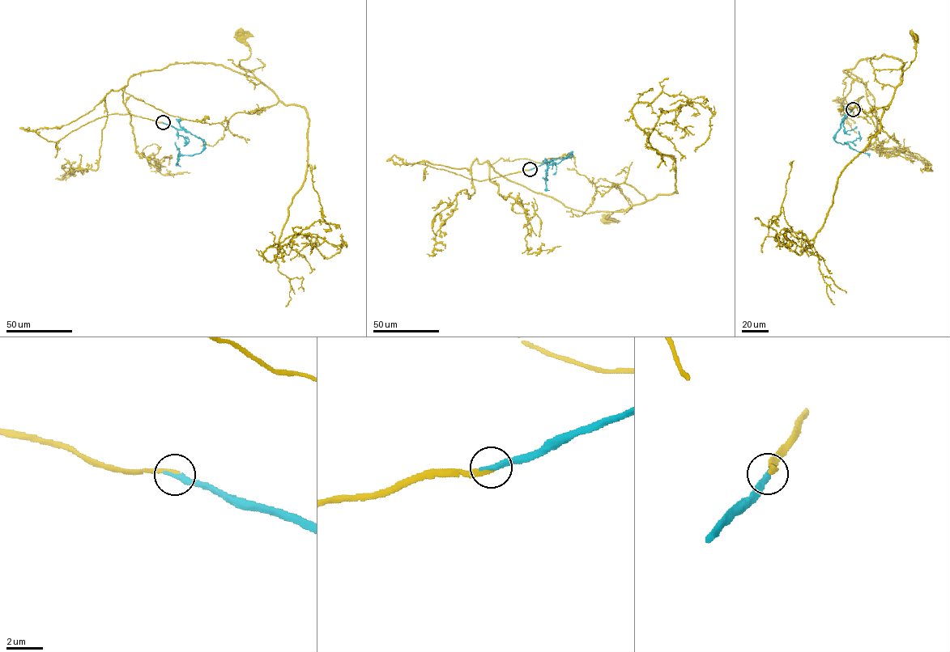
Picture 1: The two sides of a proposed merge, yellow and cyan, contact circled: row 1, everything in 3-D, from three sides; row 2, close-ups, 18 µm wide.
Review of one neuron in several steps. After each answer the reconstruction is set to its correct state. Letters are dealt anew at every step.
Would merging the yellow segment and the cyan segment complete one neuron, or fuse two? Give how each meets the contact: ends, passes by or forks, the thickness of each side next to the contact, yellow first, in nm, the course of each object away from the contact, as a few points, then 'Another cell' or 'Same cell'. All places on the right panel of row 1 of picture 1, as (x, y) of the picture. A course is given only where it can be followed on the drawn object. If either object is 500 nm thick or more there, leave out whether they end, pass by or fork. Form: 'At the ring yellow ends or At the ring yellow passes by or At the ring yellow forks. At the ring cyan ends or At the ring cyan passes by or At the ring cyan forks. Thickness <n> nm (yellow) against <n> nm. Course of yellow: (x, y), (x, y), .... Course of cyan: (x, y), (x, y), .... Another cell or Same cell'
At the ring yellow ends. At the ring cyan ends. Thickness 280 nm (yellow) against 340 nm. Course of yellow: (852, 109), (863, 96), (841, 116), (832, 101), (850, 90), (844, 70), (884, 55), (901, 81), (917, 38). Course of cyan: (852, 109), (843, 119), (834, 140), (866, 153), (869, 157). Same cell

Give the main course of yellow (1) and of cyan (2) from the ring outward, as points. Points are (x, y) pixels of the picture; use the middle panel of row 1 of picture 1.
1: (530, 169), (479, 180), (391, 157), (470, 170), (487, 161), (567, 206), (624, 209), (606, 222)
2: (530, 169), (553, 160), (566, 158), (572, 154), (548, 166), (545, 184), (549, 190)

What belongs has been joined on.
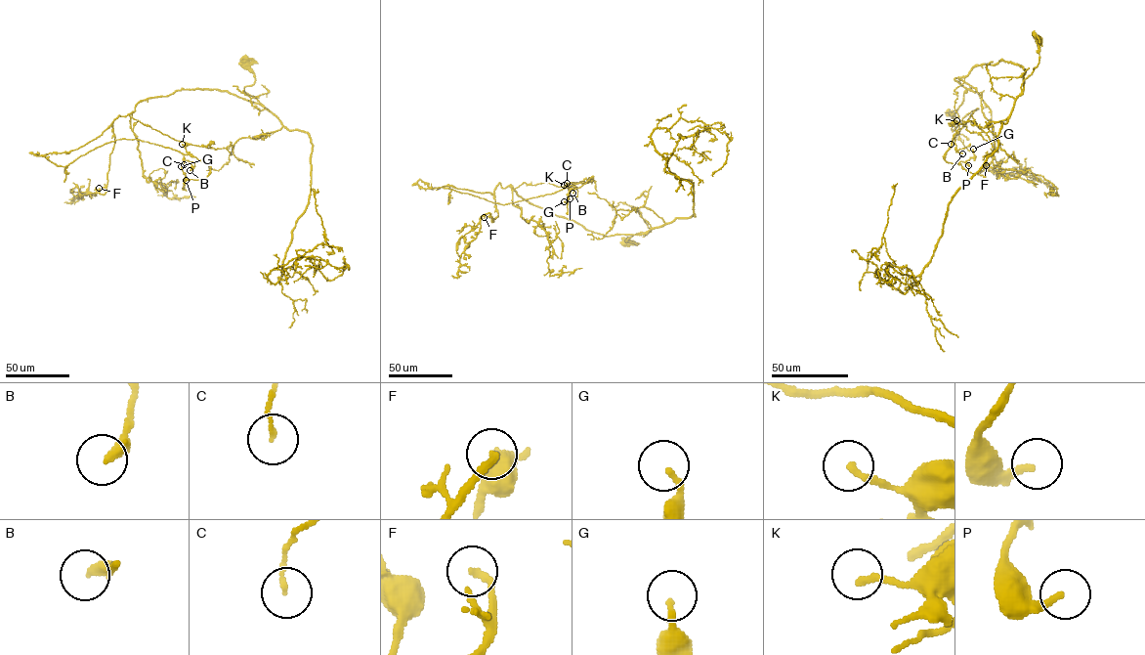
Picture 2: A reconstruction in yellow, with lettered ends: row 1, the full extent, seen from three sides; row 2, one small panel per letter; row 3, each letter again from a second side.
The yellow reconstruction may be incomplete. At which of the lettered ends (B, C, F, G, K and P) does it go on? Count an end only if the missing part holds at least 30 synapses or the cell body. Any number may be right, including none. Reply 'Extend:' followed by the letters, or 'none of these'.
Extend: F

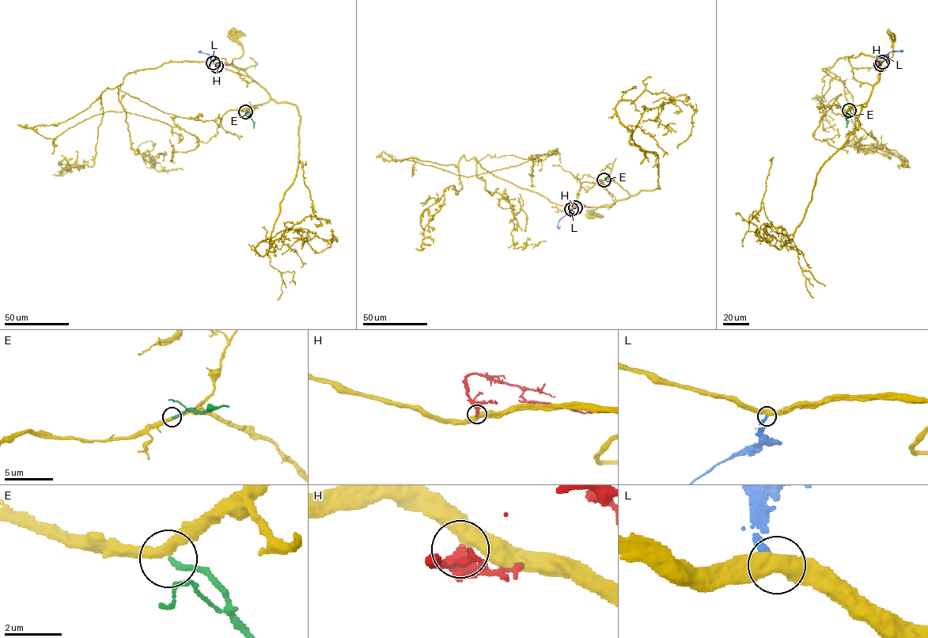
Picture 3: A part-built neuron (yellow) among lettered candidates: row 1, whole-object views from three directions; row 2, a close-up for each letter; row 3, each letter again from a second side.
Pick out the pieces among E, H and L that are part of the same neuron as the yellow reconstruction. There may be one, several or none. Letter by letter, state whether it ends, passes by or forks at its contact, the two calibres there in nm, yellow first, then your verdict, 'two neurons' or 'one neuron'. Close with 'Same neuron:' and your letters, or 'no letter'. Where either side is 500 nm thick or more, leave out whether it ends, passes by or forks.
E: it ends there; 340 nm thick on the yellow side, 190 nm on the other; one neuron
H: it ends there; 480 nm thick on the yellow side, 340 nm on the other; two neurons
L: 550 nm thick on the yellow side, 260 nm on the other; two neurons
Same neuron: E

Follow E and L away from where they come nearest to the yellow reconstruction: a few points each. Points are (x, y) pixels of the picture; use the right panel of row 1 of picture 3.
E: (849, 110), (846, 127)
L: (882, 62), (889, 52), (903, 51)

